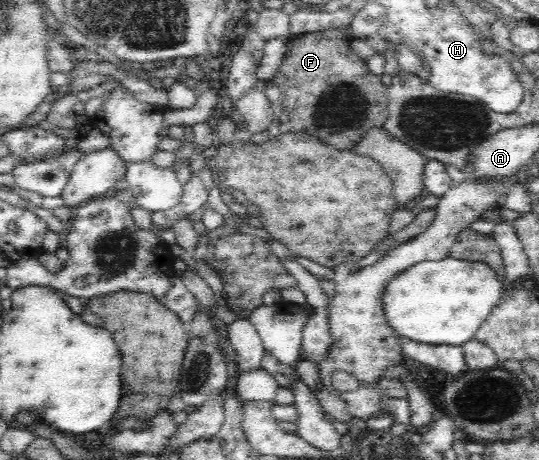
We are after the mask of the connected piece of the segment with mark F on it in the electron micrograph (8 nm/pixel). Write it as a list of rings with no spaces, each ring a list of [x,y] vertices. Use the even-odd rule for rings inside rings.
[[[337,28],[291,35],[285,58],[273,76],[273,83],[281,93],[279,105],[290,118],[287,131],[313,136],[323,145],[340,151],[351,151],[371,129],[382,127],[389,116],[387,88],[379,75],[373,77],[366,60],[350,52],[351,37],[349,32],[341,33]]]

